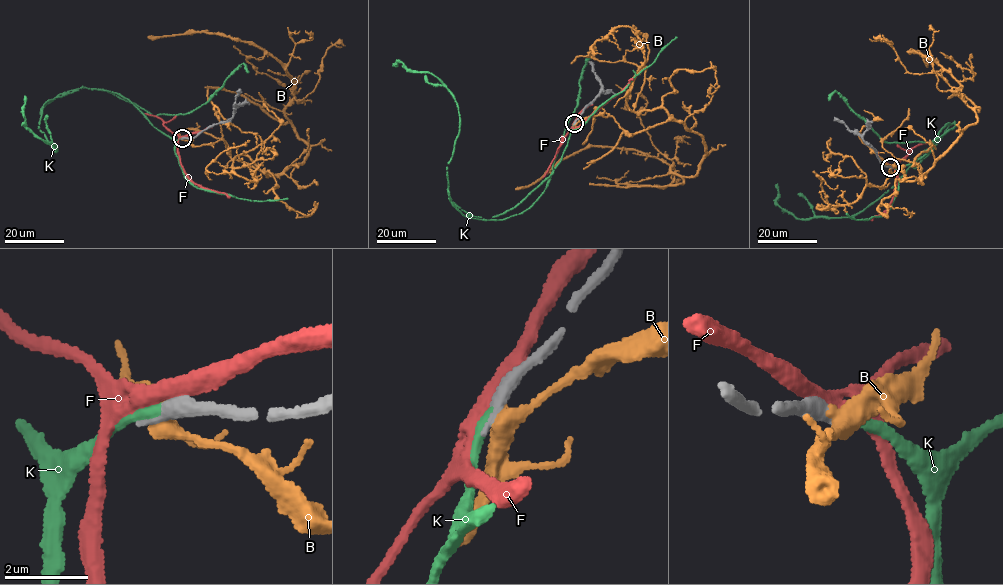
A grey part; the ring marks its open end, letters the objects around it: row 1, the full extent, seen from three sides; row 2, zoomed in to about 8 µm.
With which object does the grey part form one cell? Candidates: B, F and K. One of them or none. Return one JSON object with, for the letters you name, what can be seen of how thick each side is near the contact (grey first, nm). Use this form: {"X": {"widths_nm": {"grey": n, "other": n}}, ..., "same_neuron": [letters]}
{"K": {"widths_nm": {"grey": 360, "other": 240}}, "same_neuron": ["K"]}

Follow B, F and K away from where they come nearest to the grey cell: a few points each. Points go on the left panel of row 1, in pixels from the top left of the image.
B: (183, 138), (223, 140), (280, 175), (309, 150), (275, 58), (217, 33), (147, 37)
F: (183, 137), (178, 140), (178, 155), (187, 177), (229, 198)
K: (182, 138), (173, 140), (119, 94), (78, 88), (41, 110), (39, 128), (56, 151), (28, 129), (24, 96)

